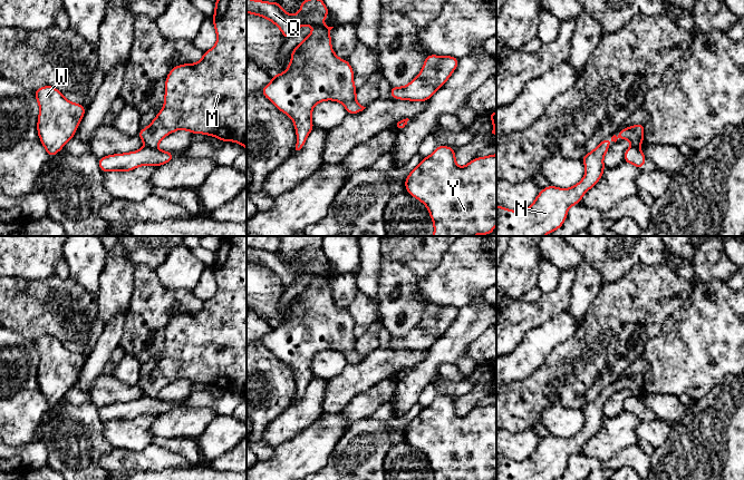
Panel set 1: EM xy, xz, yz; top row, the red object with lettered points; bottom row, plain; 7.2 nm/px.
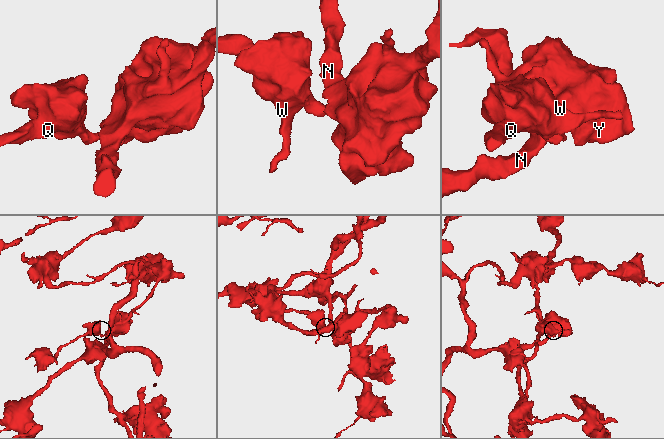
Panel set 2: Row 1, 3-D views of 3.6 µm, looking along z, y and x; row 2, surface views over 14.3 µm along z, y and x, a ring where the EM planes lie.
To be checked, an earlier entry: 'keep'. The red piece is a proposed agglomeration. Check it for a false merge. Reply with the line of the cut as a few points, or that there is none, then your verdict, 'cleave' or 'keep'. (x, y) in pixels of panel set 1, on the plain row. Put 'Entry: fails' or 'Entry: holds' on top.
Entry: fails
xy (145, 394), (155, 398) | cleave

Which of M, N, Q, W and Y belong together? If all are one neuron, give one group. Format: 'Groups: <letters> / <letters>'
Groups: M N Y / Q W

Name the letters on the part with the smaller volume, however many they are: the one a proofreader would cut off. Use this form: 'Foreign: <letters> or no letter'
Foreign: Q, W

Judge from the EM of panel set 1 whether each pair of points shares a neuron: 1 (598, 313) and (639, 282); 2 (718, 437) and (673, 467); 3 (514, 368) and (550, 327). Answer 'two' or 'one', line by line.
1: one
2: one
3: one

